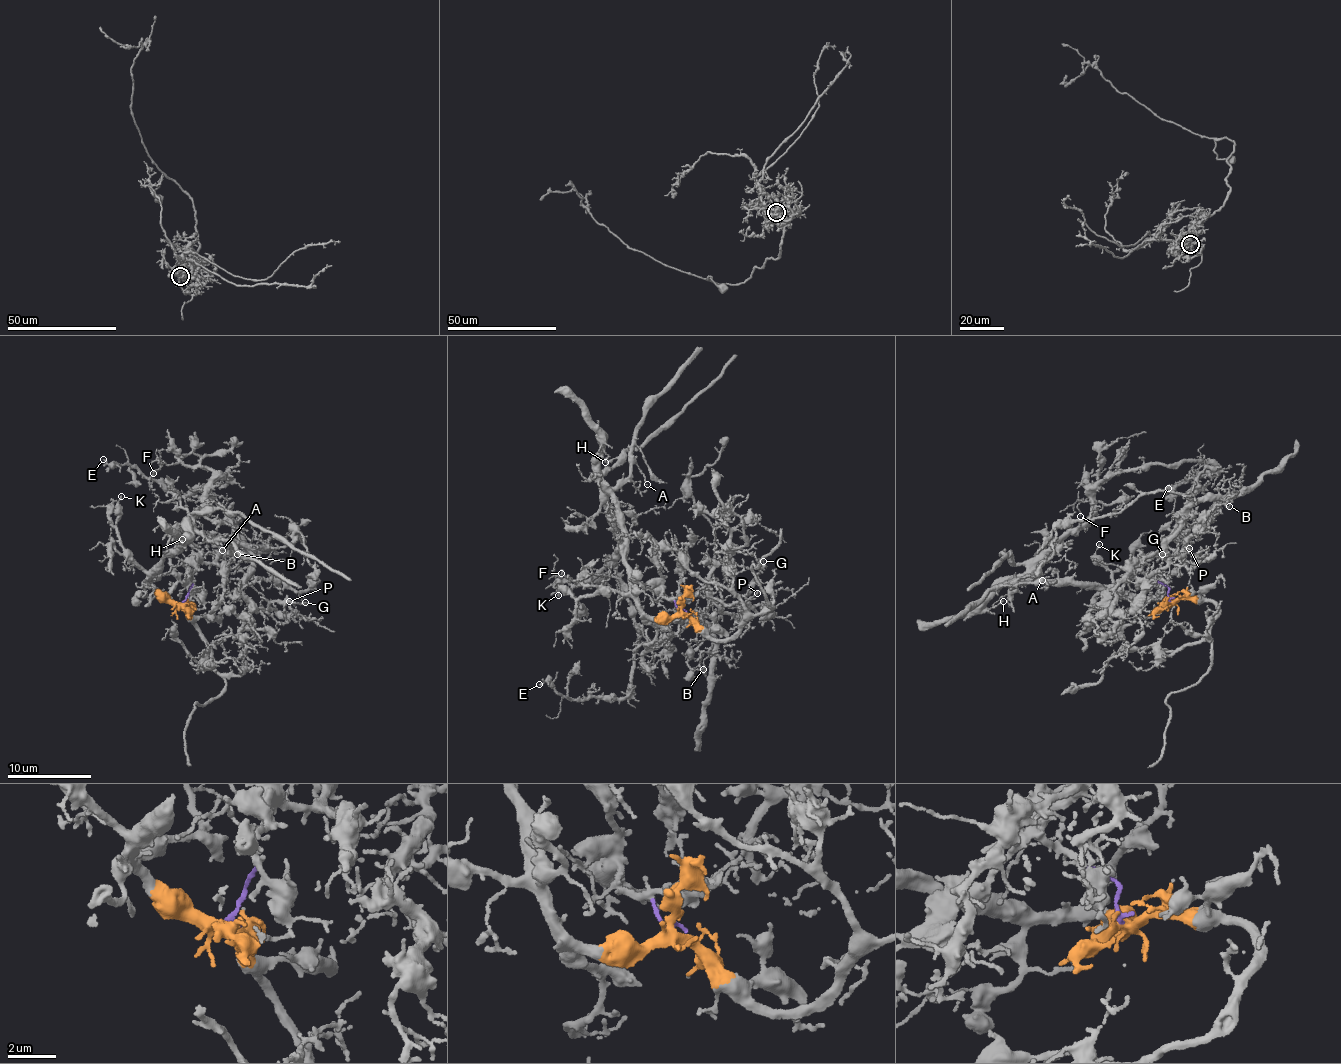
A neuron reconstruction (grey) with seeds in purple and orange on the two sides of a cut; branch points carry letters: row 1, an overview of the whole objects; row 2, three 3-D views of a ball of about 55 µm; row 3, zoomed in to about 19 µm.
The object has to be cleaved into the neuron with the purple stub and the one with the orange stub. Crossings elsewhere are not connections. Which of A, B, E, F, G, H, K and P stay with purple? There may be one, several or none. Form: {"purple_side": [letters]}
{"purple_side": ["B", "G", "P"]}

